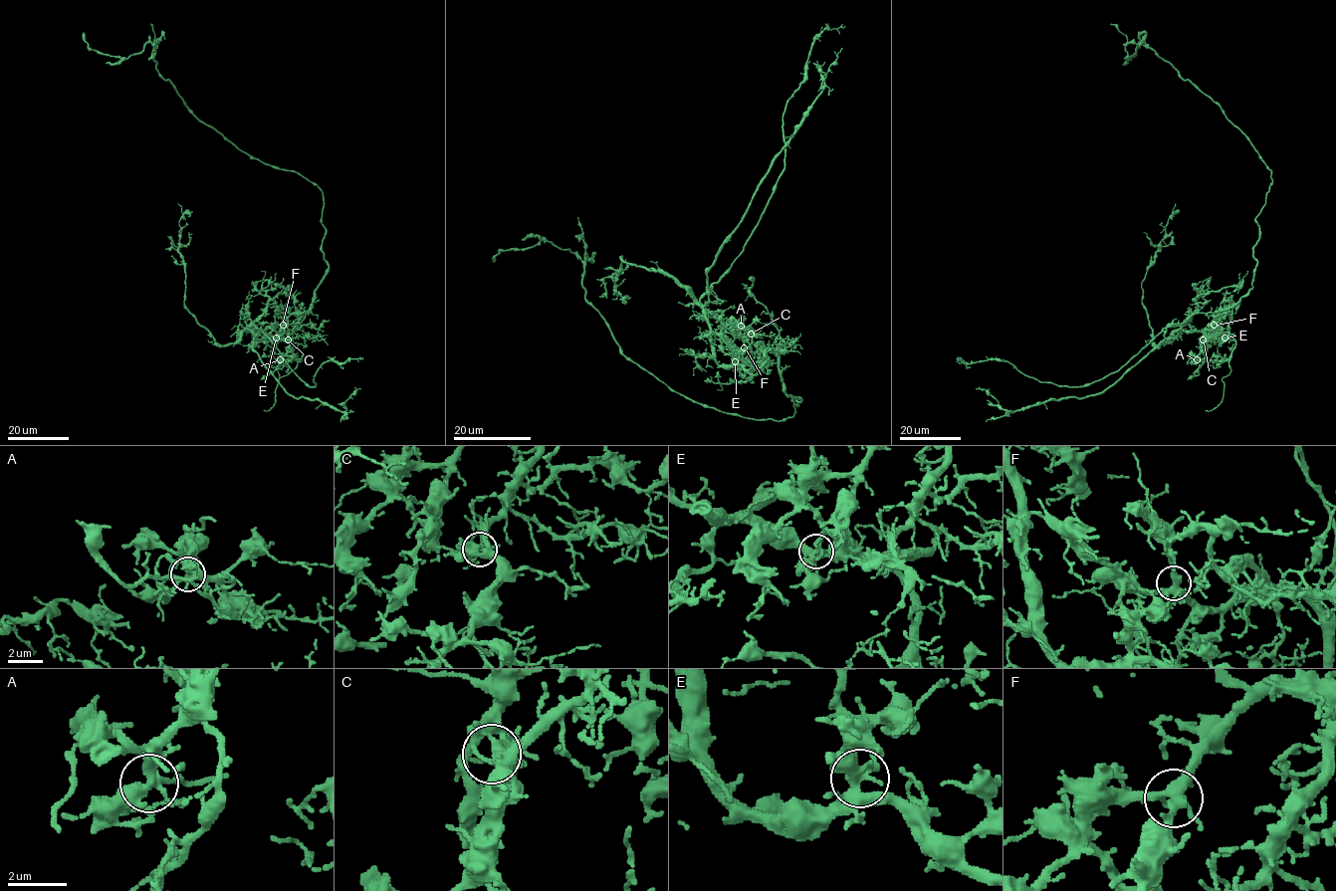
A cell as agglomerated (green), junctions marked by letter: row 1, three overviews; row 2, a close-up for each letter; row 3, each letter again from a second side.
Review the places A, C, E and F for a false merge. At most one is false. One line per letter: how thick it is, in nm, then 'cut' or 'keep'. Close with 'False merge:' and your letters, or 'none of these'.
A: calibre 360 nm; keep
C: calibre 400 nm; keep
E: calibre 360 nm; cut
F: calibre 320 nm; keep
False merge: E

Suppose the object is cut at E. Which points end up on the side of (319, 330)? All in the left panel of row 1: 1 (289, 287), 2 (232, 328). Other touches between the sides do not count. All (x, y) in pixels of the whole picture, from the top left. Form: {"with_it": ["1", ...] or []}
{"with_it": []}

